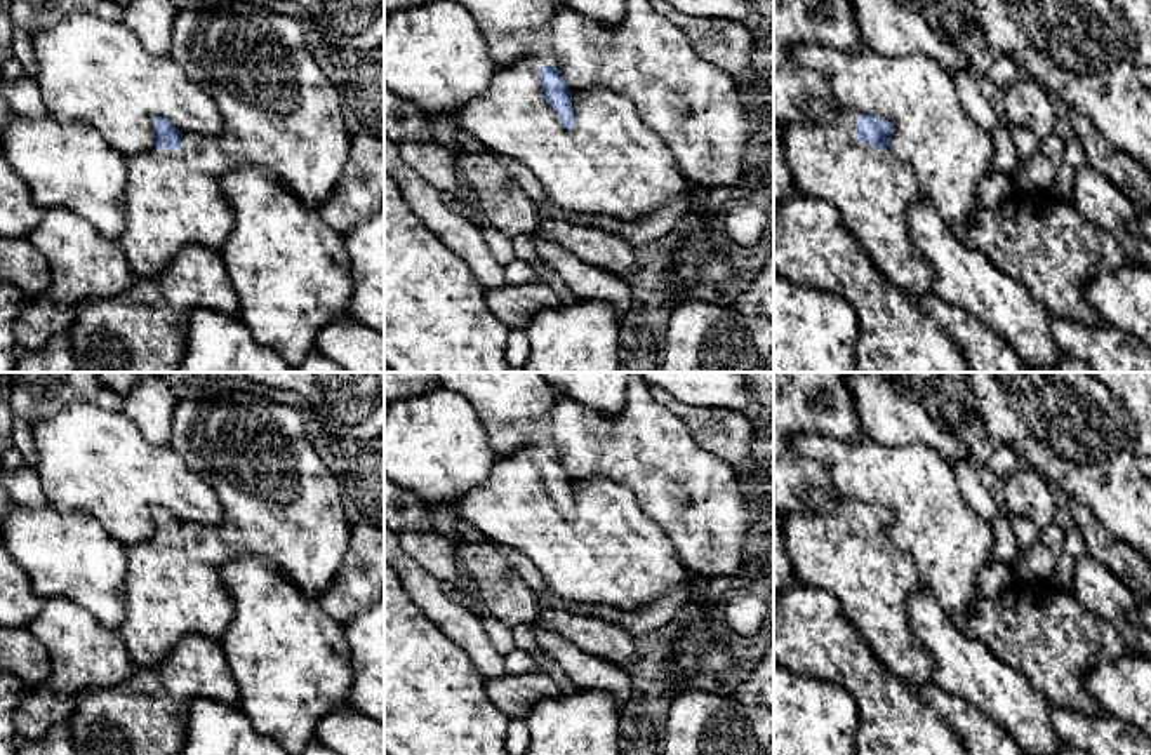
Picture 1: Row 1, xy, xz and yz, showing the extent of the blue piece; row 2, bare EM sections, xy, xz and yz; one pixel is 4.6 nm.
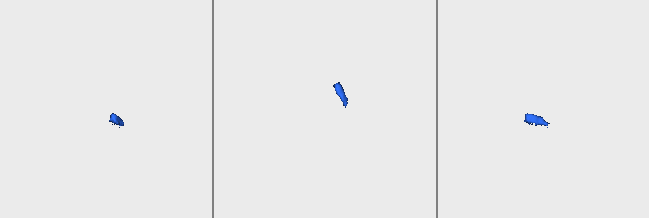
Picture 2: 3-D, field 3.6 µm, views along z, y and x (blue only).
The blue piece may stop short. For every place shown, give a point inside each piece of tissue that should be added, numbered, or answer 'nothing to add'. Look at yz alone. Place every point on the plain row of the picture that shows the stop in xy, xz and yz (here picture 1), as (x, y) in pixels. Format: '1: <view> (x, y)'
1: yz (873, 580)

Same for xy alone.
1: xy (167, 595)

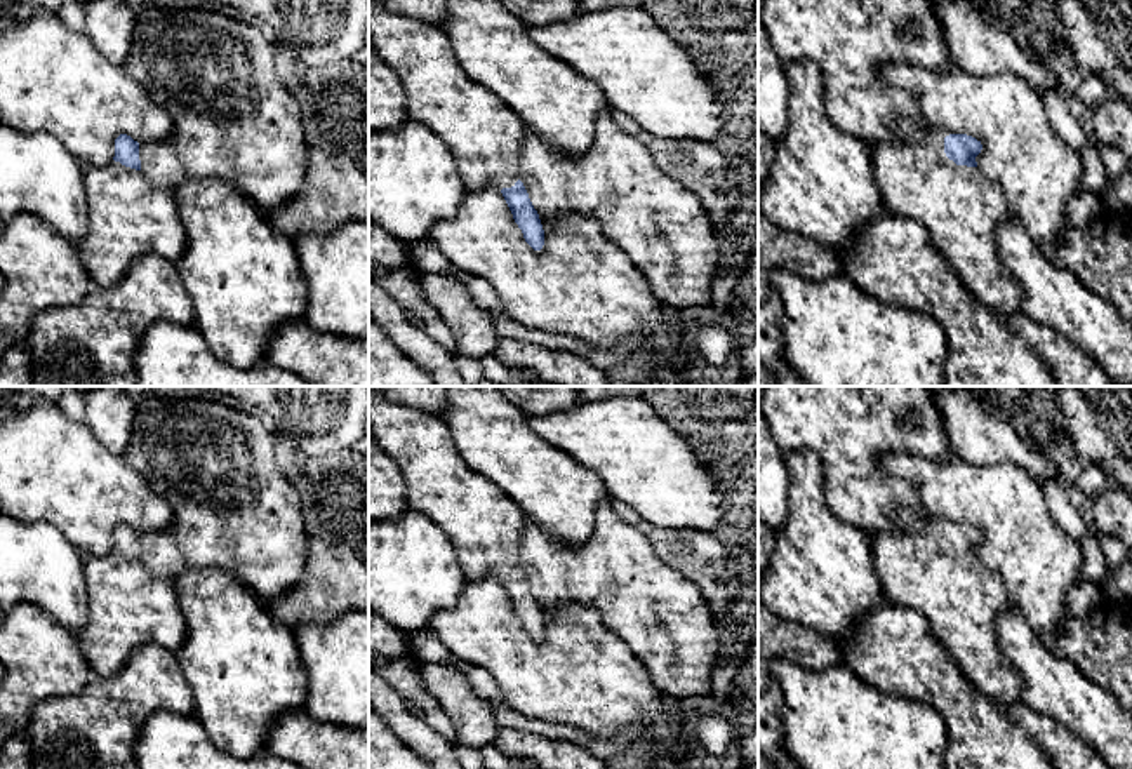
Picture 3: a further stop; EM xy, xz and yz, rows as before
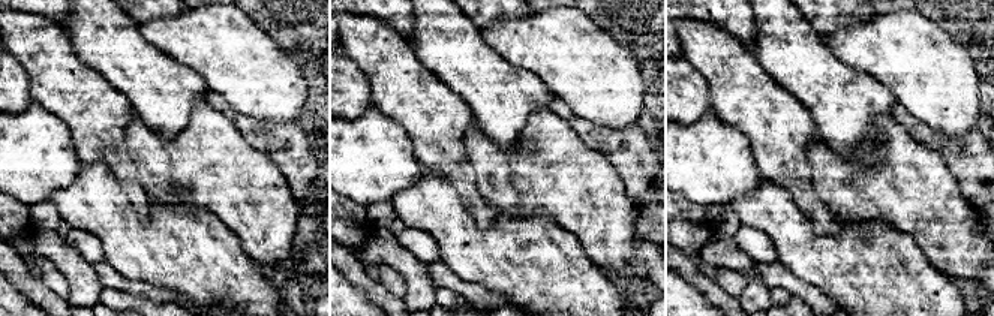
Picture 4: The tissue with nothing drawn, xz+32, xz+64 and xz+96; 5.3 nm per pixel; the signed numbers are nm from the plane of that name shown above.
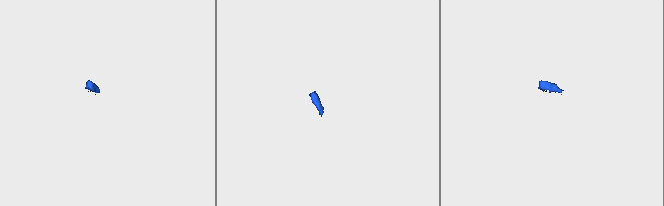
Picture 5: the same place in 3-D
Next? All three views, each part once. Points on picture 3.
1: yz (962, 599)

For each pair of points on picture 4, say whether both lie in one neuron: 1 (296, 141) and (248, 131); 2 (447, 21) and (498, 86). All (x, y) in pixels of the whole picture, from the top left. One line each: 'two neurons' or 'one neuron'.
1: one neuron
2: one neuron

